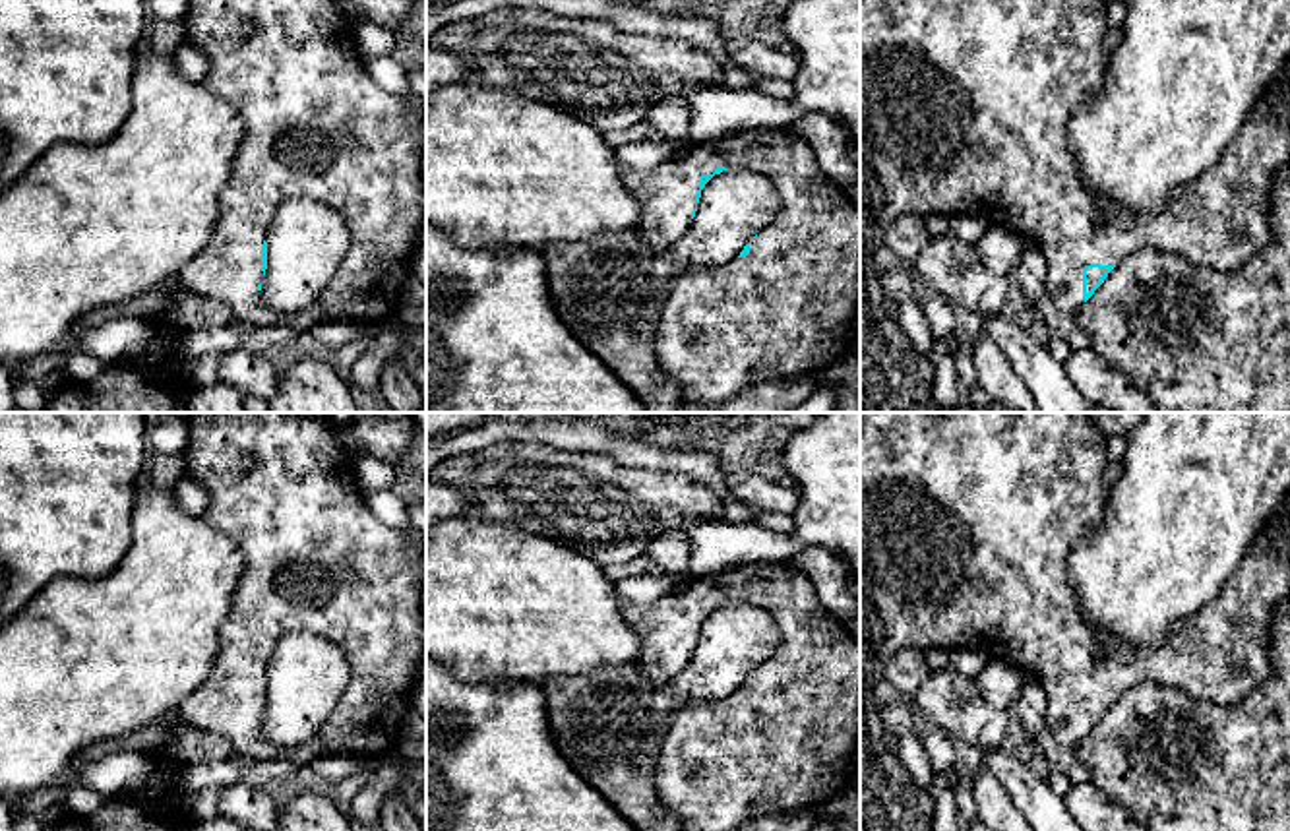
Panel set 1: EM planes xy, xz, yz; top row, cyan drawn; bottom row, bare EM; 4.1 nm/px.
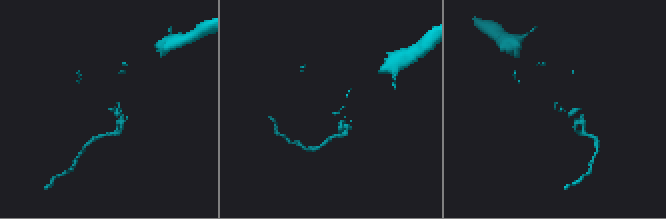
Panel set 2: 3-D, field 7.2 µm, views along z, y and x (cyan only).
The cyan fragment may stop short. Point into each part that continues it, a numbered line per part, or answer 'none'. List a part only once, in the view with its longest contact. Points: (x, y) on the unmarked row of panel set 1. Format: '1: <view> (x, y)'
1: xz (789, 742)

